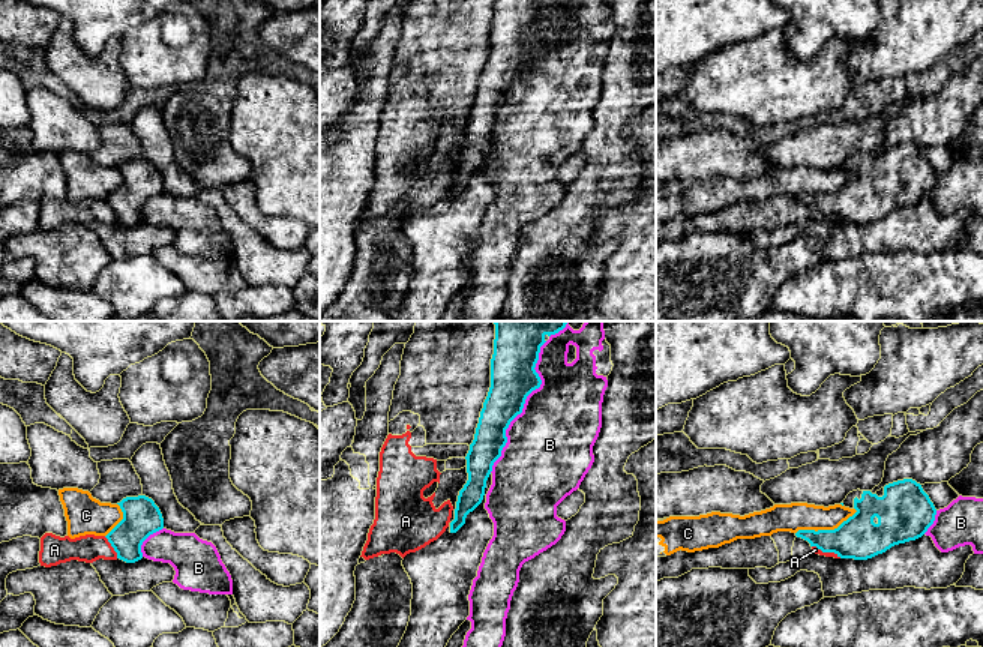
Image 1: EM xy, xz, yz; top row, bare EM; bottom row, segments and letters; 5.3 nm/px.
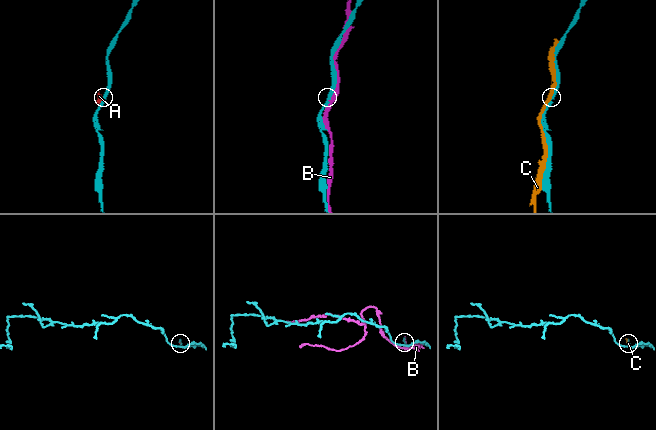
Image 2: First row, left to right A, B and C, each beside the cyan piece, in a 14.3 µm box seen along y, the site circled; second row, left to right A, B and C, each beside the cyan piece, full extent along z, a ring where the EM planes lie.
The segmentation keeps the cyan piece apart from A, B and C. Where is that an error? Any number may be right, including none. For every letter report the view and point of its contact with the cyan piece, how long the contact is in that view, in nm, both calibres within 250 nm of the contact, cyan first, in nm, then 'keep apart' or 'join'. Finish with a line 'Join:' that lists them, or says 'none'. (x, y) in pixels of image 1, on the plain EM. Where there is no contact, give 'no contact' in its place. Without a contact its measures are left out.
A: meets cyan in xy at (111, 209); contact 140 nm long; 200 nm thick on the cyan side, 150 nm on the other; keep apart
B: meets cyan in xz at (523, 69); contact 750 nm long; 240 nm thick on the cyan side, 460 nm on the other; keep apart
C: meets cyan in yz at (826, 194); contact 360 nm long; 240 nm thick on the cyan side, 150 nm on the other; keep apart
Join: none

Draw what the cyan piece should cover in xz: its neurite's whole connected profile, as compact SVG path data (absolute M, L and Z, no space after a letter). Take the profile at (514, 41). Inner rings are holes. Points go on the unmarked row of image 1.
M545 0L494 3L491 51L465 120L468 144L459 155L450 197L456 197L467 179L482 167L492 129L507 107L506 93L522 77L527 60L542 48L534 32L545 6Z

